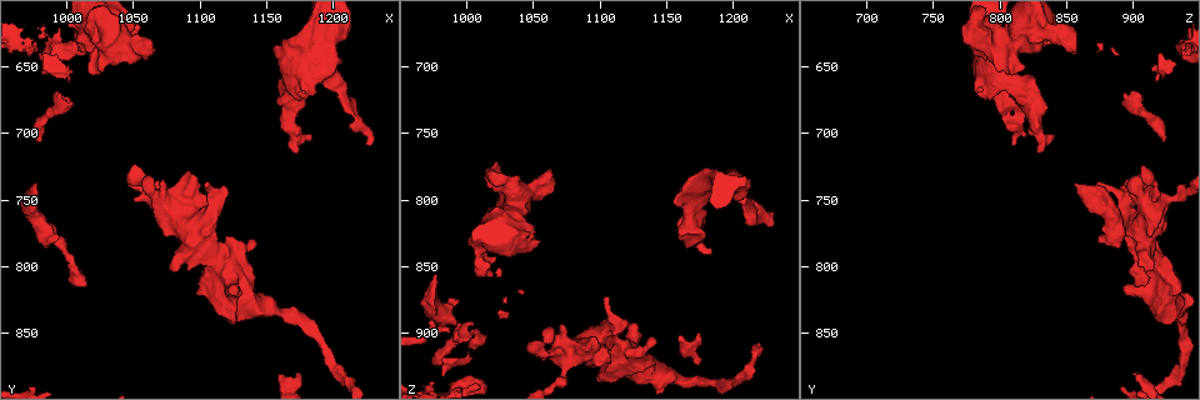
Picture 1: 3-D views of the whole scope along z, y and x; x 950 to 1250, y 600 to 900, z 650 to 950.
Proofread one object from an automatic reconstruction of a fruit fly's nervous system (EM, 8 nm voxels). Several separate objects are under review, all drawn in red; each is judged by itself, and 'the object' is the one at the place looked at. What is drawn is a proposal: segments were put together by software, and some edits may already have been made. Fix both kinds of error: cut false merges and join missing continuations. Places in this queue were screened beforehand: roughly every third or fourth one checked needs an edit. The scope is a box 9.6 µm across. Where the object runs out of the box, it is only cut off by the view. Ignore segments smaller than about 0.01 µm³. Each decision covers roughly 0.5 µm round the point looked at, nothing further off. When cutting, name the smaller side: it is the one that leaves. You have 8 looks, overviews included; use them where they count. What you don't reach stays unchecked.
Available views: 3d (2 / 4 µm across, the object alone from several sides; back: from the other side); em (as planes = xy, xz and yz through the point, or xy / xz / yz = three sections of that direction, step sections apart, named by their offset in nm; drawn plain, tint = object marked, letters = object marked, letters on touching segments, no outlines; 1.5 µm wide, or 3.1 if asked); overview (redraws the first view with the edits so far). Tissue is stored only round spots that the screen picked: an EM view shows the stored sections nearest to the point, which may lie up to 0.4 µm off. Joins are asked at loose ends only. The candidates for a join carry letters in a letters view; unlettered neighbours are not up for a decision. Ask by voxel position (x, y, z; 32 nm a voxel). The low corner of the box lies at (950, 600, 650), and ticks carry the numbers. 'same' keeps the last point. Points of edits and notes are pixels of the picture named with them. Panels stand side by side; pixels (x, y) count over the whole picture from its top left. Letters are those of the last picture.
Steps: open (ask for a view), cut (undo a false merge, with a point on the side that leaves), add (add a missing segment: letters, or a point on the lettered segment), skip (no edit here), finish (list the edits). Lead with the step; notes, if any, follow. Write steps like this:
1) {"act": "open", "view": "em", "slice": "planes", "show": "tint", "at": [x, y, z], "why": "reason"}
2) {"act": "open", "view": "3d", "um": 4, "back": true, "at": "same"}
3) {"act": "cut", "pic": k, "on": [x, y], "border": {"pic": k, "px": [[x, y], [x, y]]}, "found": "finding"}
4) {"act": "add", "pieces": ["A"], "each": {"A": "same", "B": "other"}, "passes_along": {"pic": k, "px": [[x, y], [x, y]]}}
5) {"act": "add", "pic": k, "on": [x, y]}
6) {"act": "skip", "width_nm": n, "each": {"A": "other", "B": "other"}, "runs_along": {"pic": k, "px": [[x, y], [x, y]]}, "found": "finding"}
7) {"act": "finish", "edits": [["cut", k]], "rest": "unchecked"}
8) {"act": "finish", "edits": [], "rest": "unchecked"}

{"act": "open", "view": "em", "slice": "planes", "show": "letters", "at": [1182, 704, 838], "why": "an open end"}

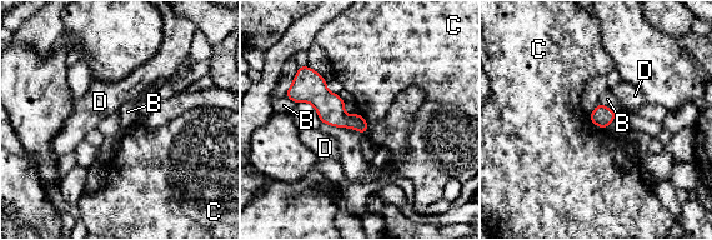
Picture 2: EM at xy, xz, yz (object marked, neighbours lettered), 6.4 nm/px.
{"act": "skip", "longest_contact_nm": ["B", 150], "each": {"B": "other", "C": "other", "D": "other"}, "runs_along": {"pic": 2, "px": [[290, 94], [316, 94], [364, 129]]}, "found": "no lettered segment goes on from it"}

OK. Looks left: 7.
{"act": "open", "view": "em", "slice": "planes", "show": "tint", "at": [1104, 736, 872], "why": "branch stops here"}

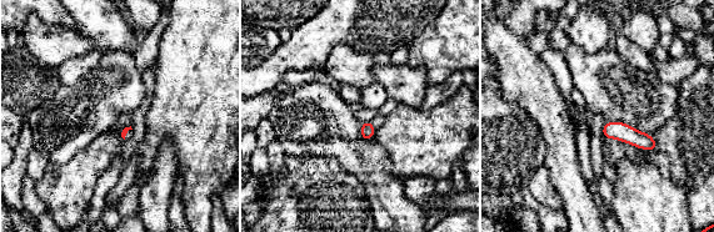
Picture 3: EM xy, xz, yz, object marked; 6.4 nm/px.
{"act": "open", "view": "em", "slice": "planes", "show": "letters", "at": "same", "why": "see the neighbours"}

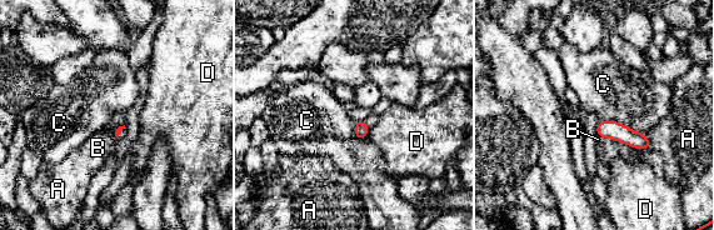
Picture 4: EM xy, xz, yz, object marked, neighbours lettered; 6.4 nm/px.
{"act": "skip", "longest_contact_nm": ["A", 340], "each": {"A": "other", "B": "other", "C": "other", "D": "other"}, "found": "no lettered segment goes on from it"}

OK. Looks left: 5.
{"act": "open", "view": "3d", "um": 2, "back": true, "at": [978, 740, 856], "why": "free end"}

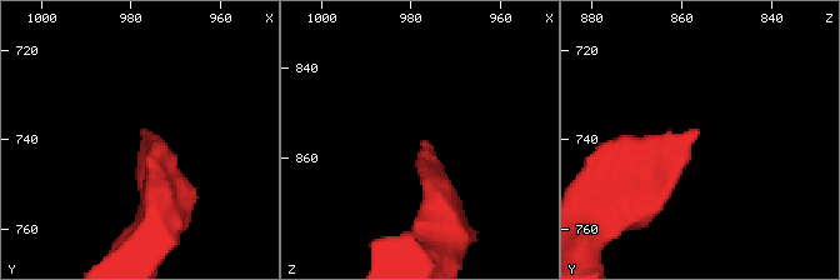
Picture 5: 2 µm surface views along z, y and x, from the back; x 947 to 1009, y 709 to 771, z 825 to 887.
{"act": "open", "view": "em", "slice": "yz", "step": 8, "show": "tint", "at": [977, 739, 856]}

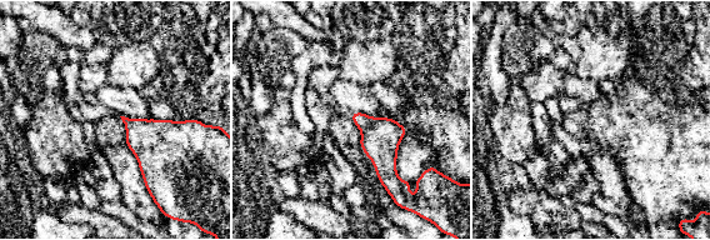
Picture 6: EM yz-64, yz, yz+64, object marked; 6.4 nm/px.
{"act": "open", "view": "em", "slice": "xz", "step": 4, "show": "letters", "at": "same", "why": "cut it another way"}

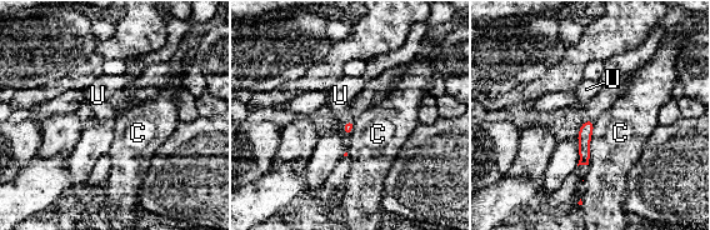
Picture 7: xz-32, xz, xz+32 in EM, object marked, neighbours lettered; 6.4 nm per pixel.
{"act": "add", "pieces": ["U"], "each": {"C": "other", "U": "same"}, "passes_along": {"pic": 7, "px": [[349, 125], [350, 120], [340, 95]]}, "found": "the cell continues"}

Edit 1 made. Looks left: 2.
{"act": "finish", "edits": [["add", 7]], "rest": "unchecked"}

